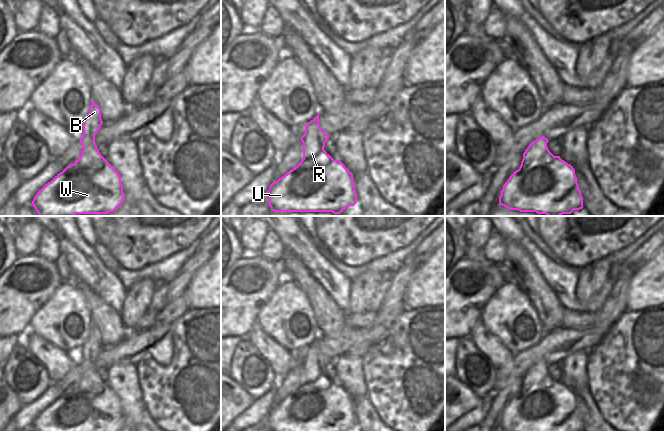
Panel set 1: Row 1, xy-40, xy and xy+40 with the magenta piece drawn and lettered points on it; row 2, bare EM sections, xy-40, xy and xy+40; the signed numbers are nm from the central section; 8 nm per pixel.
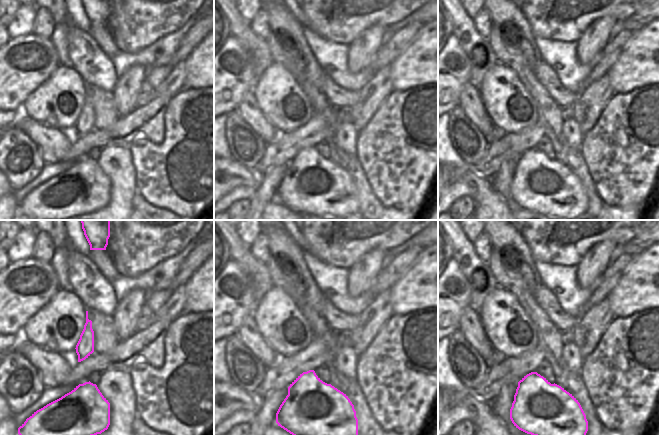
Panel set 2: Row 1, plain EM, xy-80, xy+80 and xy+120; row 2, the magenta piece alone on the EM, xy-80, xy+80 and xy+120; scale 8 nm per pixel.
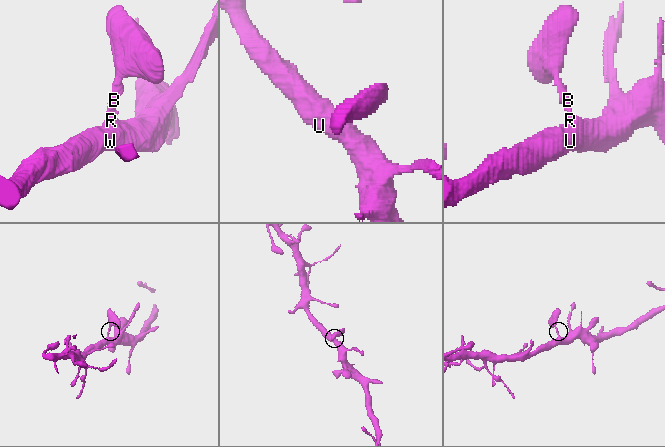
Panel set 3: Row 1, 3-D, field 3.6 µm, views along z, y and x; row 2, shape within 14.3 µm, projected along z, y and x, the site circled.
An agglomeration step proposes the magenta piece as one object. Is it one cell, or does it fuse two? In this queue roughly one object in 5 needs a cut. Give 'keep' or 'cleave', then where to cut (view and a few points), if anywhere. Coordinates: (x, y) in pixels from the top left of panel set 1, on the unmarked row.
keep; cut none

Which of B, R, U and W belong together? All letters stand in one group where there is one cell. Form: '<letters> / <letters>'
B R U W

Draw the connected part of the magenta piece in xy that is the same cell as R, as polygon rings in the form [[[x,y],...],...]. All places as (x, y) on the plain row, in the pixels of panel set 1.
[[[318,338],[305,349],[305,357],[301,361],[303,383],[270,409],[267,416],[270,431],[350,431],[357,427],[353,398],[324,374],[328,363],[329,359],[319,349]]]

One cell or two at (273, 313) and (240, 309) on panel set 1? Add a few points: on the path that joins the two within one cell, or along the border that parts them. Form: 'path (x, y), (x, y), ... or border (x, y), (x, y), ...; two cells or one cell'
border (273, 293), (259, 311), (256, 323); two cells

